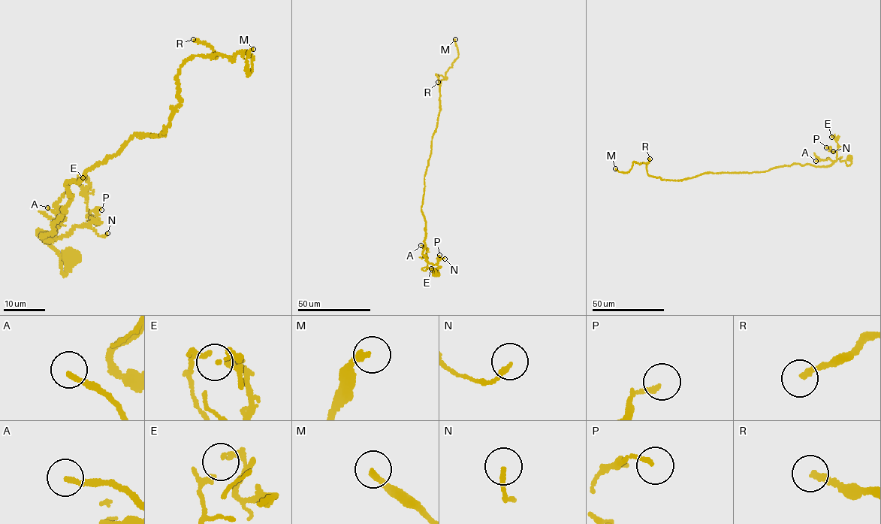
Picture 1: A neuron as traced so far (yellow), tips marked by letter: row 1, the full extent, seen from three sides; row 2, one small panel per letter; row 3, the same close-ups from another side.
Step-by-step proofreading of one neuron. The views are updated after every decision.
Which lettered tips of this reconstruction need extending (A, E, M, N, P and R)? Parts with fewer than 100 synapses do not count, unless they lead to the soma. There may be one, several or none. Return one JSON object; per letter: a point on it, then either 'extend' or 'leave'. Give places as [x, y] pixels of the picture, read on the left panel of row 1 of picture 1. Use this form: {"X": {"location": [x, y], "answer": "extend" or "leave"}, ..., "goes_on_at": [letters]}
{"A": {"location": [47, 207], "answer": "leave"}, "E": {"location": [82, 177], "answer": "leave"}, "M": {"location": [253, 49], "answer": "extend"}, "N": {"location": [107, 233], "answer": "leave"}, "P": {"location": [101, 210], "answer": "leave"}, "R": {"location": [193, 39], "answer": "extend"}, "goes_on_at": ["M", "R"]}

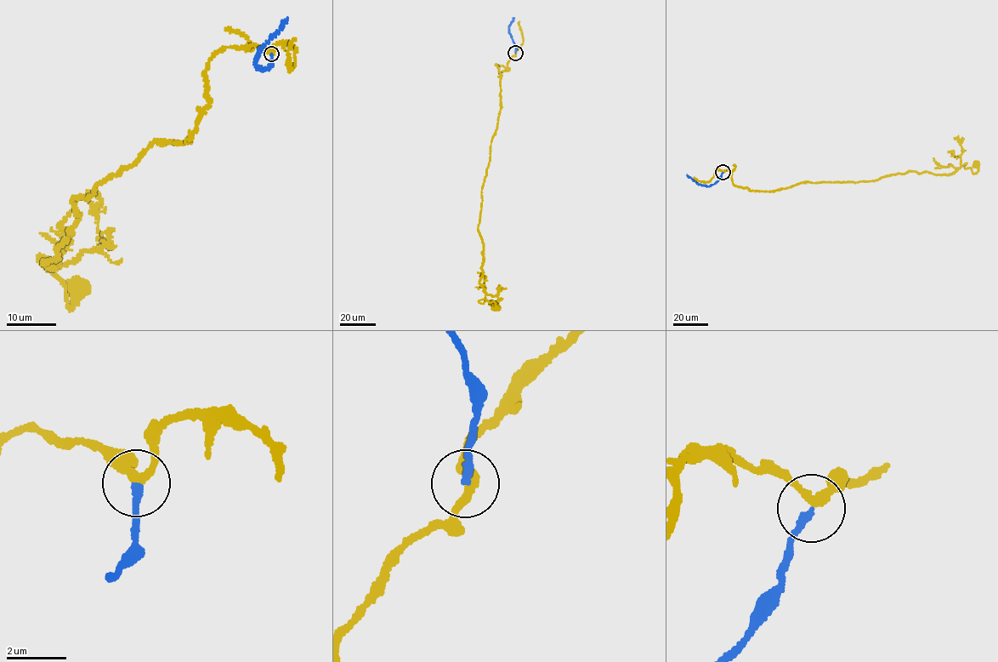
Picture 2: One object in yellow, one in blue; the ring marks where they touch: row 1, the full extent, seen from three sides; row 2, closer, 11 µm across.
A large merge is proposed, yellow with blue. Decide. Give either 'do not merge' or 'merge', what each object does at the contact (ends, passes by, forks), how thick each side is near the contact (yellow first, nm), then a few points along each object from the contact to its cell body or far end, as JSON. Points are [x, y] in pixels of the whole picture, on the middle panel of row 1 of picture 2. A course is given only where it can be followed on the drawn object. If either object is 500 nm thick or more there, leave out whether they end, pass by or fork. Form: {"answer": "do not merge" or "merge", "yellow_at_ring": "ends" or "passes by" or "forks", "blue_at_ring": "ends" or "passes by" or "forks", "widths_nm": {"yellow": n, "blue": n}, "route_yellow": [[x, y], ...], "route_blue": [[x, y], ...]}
{"answer": "do not merge", "yellow_at_ring": "passes by", "blue_at_ring": "ends", "widths_nm": {"yellow": 240, "blue": 240}, "route_yellow": [[515, 53], [507, 68], [496, 65], [501, 110], [478, 227], [485, 294], [479, 301], [496, 306]], "route_blue": [[515, 53], [516, 48], [509, 31], [509, 25], [514, 18]]}

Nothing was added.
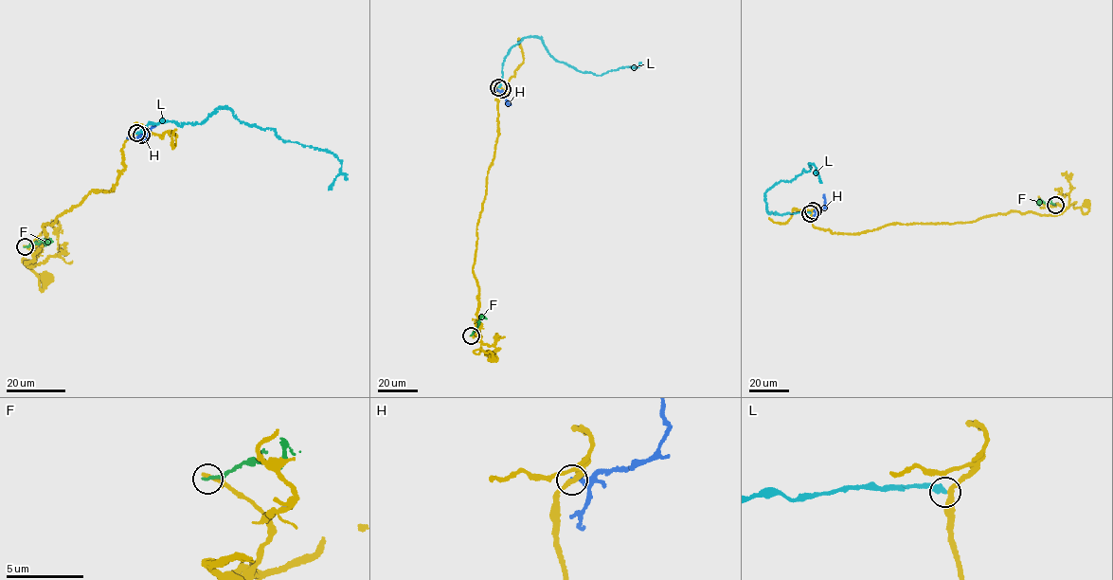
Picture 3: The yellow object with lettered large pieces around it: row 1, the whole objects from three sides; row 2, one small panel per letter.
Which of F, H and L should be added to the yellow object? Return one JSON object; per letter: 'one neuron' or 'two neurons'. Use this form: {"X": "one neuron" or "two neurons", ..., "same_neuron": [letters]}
{"F": "two neurons", "H": "two neurons", "L": "two neurons", "same_neuron": []}

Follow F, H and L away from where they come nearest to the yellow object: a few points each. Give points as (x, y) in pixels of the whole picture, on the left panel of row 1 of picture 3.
F: (26, 246), (39, 244), (42, 239), (52, 242)
H: (141, 135), (139, 136), (147, 137), (146, 132), (156, 124)
L: (136, 134), (149, 122), (201, 124), (217, 109), (230, 109), (240, 121), (338, 157), (341, 173), (329, 190)

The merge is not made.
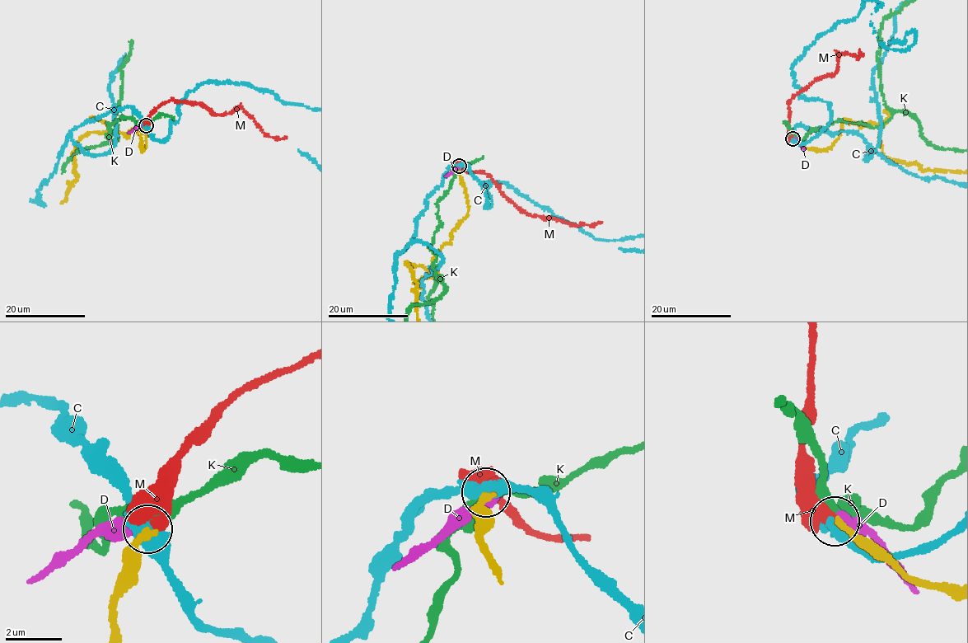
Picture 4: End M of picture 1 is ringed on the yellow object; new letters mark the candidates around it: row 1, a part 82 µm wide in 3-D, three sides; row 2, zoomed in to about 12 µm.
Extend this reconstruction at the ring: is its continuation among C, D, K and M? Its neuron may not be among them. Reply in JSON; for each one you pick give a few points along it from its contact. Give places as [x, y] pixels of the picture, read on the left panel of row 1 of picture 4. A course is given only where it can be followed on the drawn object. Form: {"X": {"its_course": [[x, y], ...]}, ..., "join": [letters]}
{"M": {"its_course": [[147, 125], [154, 110], [170, 100], [201, 104], [216, 114], [231, 114], [239, 107], [265, 133], [287, 137]]}, "join": ["M"]}

